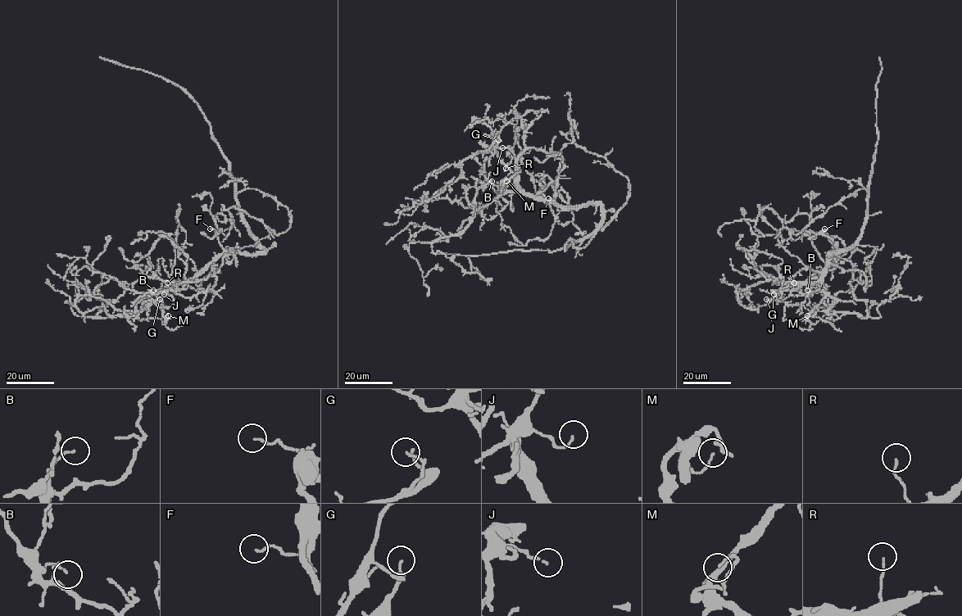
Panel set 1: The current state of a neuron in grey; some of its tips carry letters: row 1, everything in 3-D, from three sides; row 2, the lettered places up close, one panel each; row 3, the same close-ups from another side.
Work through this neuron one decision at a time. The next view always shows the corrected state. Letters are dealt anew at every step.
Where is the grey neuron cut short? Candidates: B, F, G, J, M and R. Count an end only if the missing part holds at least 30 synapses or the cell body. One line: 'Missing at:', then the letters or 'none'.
Missing at: M

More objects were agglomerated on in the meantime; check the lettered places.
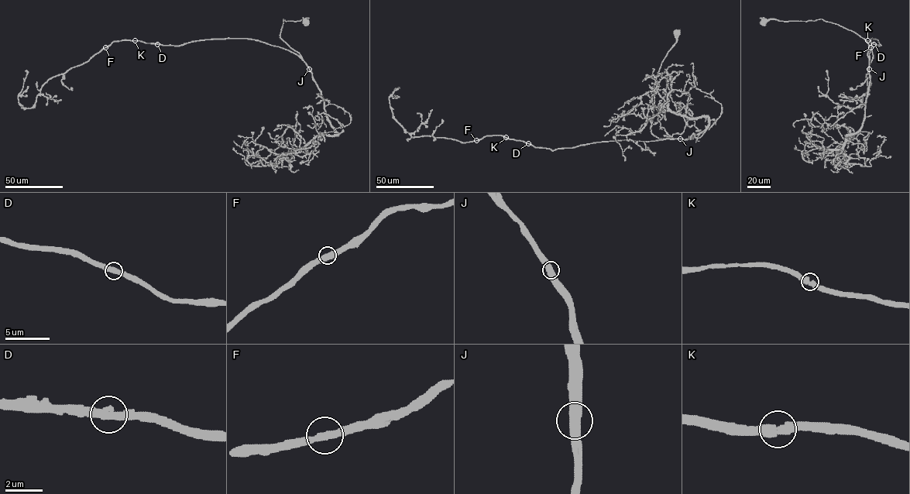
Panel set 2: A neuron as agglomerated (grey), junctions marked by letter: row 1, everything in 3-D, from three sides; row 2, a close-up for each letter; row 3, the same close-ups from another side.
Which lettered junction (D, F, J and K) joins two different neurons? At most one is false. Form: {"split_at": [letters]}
{"split_at": []}

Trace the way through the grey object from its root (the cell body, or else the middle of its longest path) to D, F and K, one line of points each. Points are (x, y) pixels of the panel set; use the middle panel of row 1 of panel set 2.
D: (677, 32), (654, 84), (651, 126), (658, 138), (673, 138), (553, 150), (528, 143)
F: (677, 32), (654, 84), (651, 126), (658, 138), (673, 138), (553, 150), (499, 135), (476, 140)
K: (677, 32), (654, 84), (651, 126), (658, 138), (673, 138), (551, 150), (506, 137)

